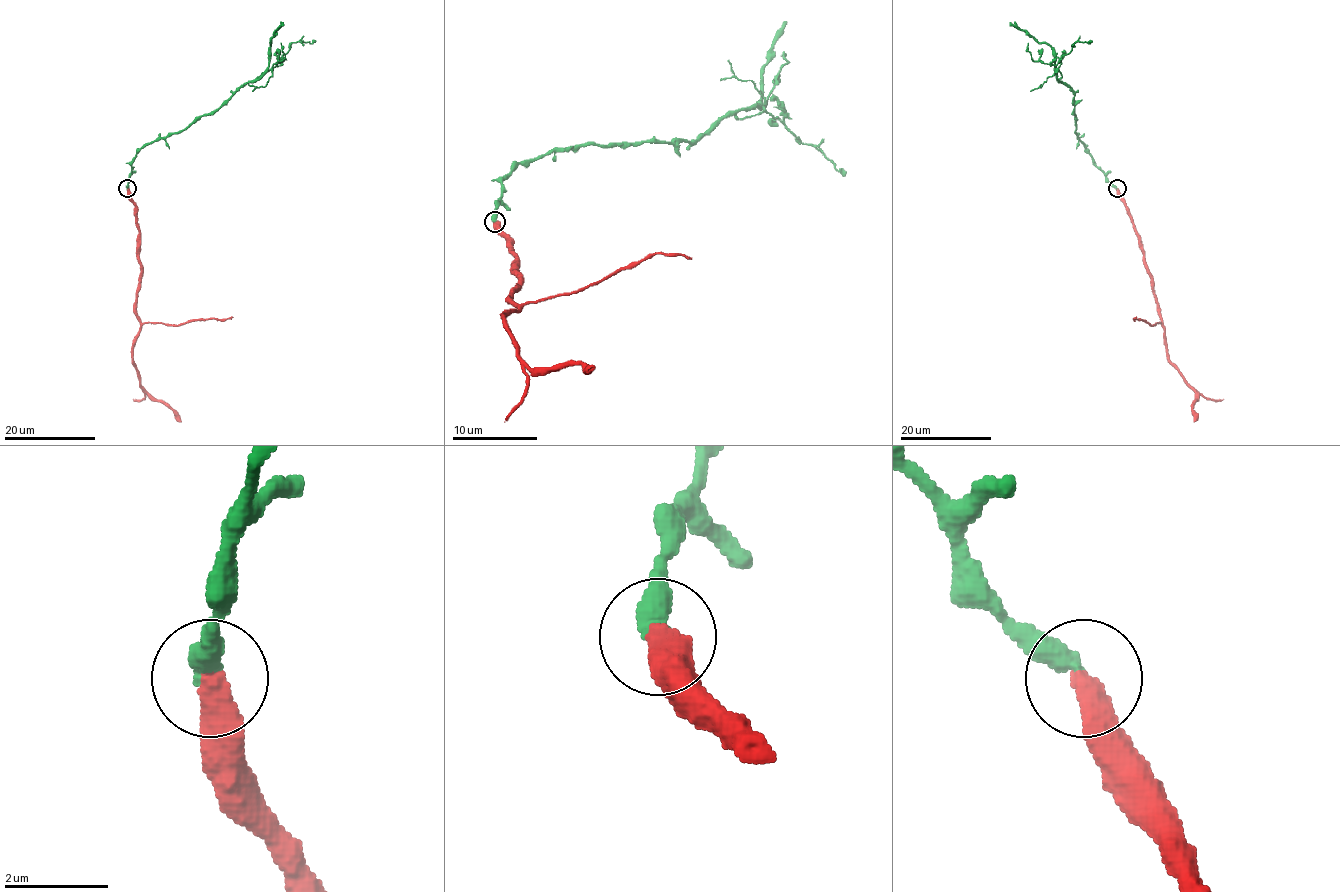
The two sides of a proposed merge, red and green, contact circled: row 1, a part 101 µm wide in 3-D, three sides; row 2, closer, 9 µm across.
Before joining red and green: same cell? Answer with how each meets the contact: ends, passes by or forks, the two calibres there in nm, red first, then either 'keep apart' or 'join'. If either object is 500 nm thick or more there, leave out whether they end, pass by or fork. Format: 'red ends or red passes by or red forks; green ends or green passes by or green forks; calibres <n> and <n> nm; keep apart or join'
calibres 500 and 420 nm; keep apart

